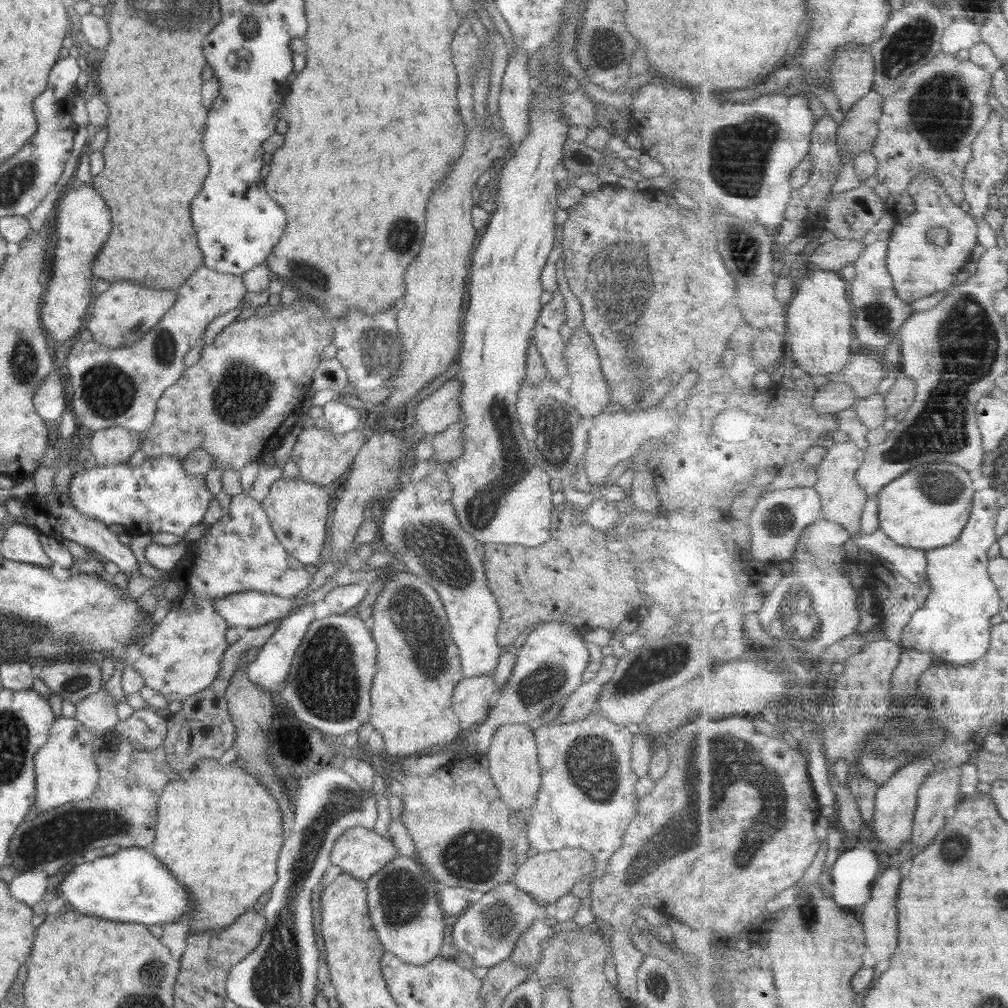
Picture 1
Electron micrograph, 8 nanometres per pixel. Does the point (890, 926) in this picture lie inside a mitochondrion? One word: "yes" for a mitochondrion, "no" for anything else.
no

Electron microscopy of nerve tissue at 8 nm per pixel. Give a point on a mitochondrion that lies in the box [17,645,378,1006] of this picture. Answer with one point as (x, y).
(80, 829)

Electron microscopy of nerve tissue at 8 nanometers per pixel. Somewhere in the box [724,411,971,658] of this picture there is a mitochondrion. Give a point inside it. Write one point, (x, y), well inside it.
(799, 609)

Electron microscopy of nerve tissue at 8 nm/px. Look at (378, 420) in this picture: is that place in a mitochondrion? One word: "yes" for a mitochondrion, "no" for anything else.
no

